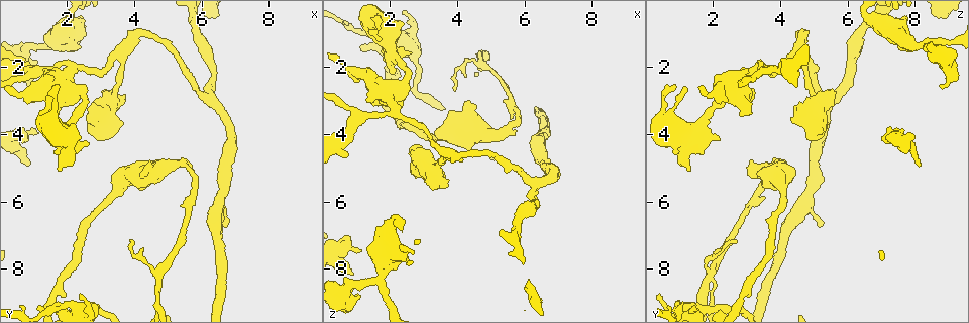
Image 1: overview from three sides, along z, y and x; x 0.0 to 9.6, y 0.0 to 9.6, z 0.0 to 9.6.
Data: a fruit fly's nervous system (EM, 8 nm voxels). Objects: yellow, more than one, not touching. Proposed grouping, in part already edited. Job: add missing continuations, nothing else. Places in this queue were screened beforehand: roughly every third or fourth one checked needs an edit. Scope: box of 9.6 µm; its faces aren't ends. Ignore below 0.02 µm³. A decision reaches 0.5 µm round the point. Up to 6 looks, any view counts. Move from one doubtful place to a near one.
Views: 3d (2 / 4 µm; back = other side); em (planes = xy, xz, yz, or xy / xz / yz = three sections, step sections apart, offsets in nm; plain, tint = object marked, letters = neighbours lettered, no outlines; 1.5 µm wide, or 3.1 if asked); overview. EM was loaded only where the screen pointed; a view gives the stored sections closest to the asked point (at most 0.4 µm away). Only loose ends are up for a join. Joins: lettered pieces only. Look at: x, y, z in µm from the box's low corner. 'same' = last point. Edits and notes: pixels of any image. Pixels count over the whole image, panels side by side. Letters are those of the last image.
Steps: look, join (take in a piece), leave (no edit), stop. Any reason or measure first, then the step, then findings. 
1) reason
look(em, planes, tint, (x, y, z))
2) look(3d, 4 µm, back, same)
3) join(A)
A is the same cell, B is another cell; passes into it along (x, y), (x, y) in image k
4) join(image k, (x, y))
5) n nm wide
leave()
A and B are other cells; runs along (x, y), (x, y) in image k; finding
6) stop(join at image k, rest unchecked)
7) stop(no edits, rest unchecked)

look(em, planes, plain, (0.70, 4.20, 7.10))

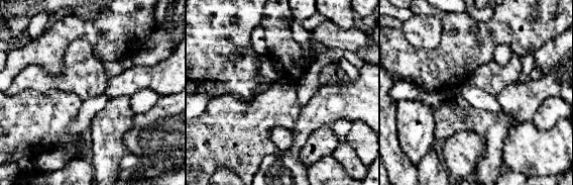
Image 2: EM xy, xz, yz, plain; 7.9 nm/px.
see the neighbours
look(em, planes, letters, same)

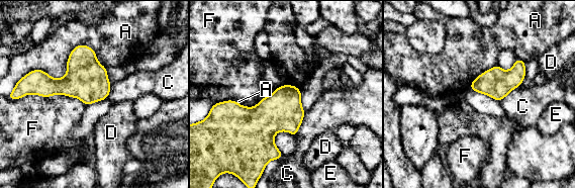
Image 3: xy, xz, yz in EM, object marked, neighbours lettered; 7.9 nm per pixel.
200 nm wide; A touches over 600 nm
leave()
A, C, D, E and F are other cells; no lettered piece goes on from it

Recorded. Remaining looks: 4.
free end
look(em, xy, step 8, letters, (2.60, 4.30, 1.65))

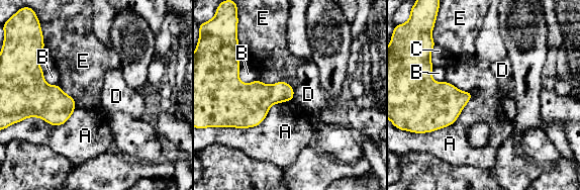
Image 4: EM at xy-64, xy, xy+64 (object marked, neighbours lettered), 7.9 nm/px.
leave()
A, B, C, D and E are other cells; border along (473, 92), (451, 124), (424, 132) in image 4; none of them fits

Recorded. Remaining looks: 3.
branch stops here
look(3d, 2 µm, (3.85, 7.20, 2.75))

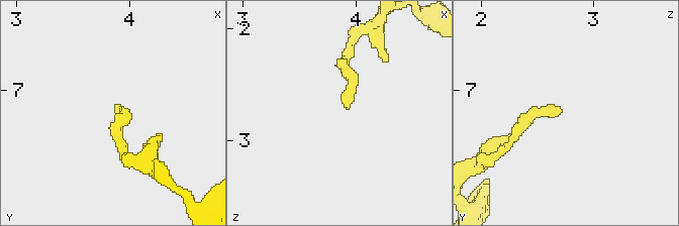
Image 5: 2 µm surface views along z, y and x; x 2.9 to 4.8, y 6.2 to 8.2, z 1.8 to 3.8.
look(em, planes, tint, (3.92, 7.18, 2.70))

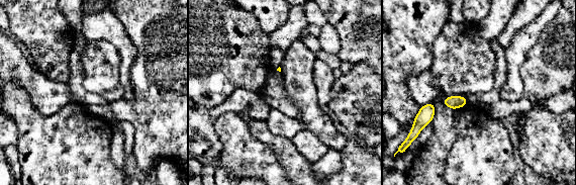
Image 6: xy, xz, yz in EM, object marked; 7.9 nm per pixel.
see the neighbours
look(em, planes, letters, same)

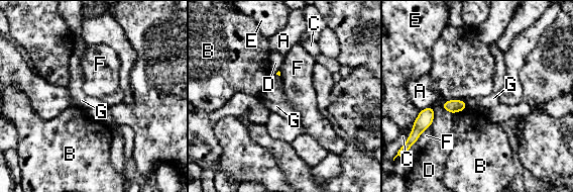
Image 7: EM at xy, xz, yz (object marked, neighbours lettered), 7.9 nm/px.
leave()
A, B, C, D, E, F and G are other cells; border along (467, 108), (456, 111), (453, 114) in image 7; no lettered piece goes on from it

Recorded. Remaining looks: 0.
stop(no edits, rest unchecked)

